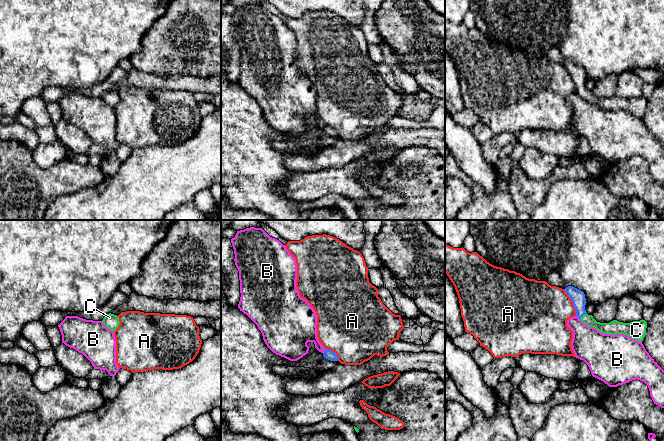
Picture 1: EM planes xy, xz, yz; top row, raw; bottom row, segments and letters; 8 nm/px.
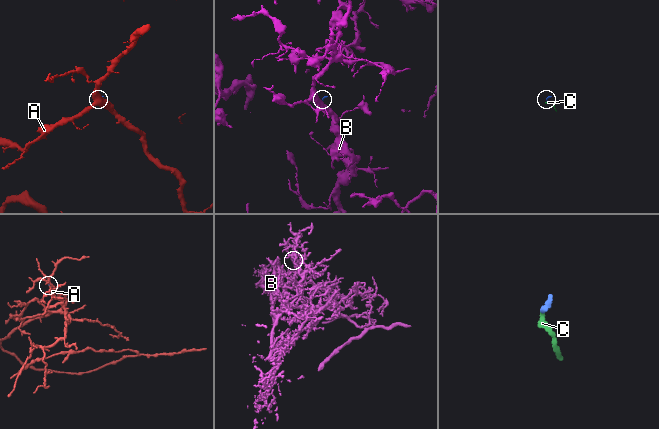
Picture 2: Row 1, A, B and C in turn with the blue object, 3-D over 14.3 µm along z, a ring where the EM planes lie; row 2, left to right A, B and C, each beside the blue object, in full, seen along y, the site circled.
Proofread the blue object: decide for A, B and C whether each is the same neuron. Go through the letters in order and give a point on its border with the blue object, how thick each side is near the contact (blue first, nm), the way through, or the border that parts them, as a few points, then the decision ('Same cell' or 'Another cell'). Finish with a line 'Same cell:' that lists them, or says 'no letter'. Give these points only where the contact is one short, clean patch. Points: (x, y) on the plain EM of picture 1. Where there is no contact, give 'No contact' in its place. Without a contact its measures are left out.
A: Touches blue at yz (572, 77). Thickness 120 nm (blue) against 420 nm. Another cell
B: Touches blue at xz (324, 127). Thickness 80 nm (blue) against 220 nm. Boundary: xz (325, 125), (322, 128). Another cell
C: Touches blue at yz (582, 91). Thickness 120 nm (blue) against 100 nm. Path across: yz (577, 72), (582, 91), (591, 98), (606, 104). Same cell
Same cell: C

